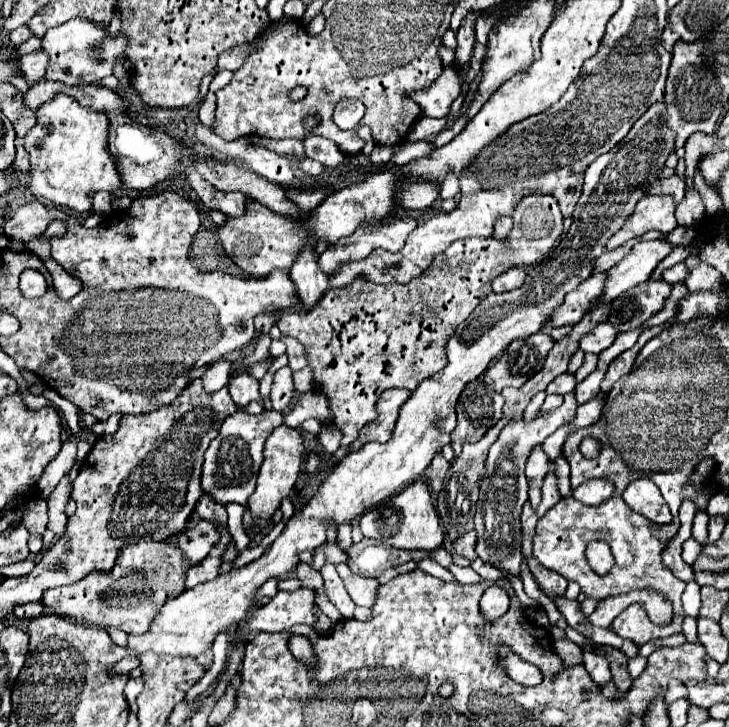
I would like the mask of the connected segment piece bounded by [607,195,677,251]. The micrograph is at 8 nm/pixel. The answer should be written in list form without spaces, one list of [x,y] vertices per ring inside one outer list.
[[[659,195],[659,197],[643,197],[633,215],[625,221],[625,225],[607,241],[607,251],[623,245],[633,237],[641,237],[651,229],[673,231],[677,227],[675,219],[675,197]]]

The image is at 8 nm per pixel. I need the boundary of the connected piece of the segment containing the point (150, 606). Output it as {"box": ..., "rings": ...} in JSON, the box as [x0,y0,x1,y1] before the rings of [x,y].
{"box":[43,541,189,635],"rings":[[[167,541],[127,545],[119,551],[115,567],[127,567],[127,573],[89,573],[85,579],[73,585],[45,591],[43,605],[49,613],[67,617],[71,621],[83,621],[85,625],[95,625],[101,629],[115,627],[125,633],[141,635],[147,633],[151,619],[155,619],[155,613],[159,613],[163,603],[167,603],[171,597],[179,597],[179,593],[185,591],[185,577],[189,571],[183,553],[179,553],[175,545],[167,545]]]}

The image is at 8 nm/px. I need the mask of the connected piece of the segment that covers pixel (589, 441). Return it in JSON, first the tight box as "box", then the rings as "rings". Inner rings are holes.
{"box":[581,437,601,457],"rings":[[[587,437],[581,441],[581,453],[585,457],[597,457],[599,449],[601,449],[601,443],[595,437]]]}

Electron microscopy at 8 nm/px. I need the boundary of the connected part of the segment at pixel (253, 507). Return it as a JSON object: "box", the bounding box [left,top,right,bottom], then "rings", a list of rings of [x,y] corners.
{"box":[247,425,307,533],"rings":[[[281,425],[277,427],[267,443],[265,443],[265,461],[259,469],[259,477],[257,477],[257,489],[255,493],[249,497],[249,503],[247,503],[247,509],[251,511],[253,515],[253,527],[247,531],[247,533],[257,533],[261,527],[265,527],[267,519],[279,509],[279,503],[283,497],[289,495],[289,491],[293,489],[295,481],[299,479],[301,475],[301,467],[307,459],[307,451],[305,451],[305,443],[303,443],[303,435],[301,431],[293,429],[293,427],[287,427],[287,425]]]}

